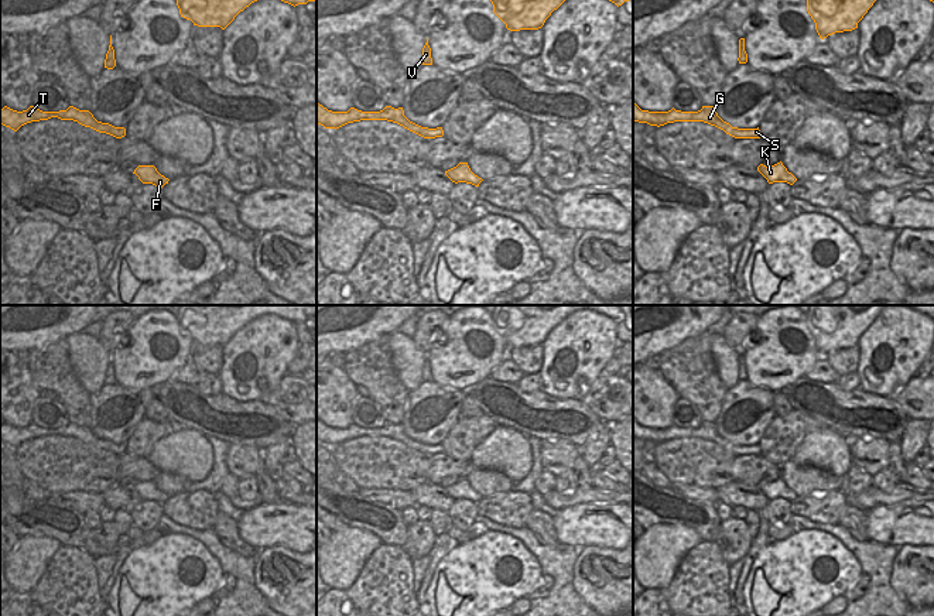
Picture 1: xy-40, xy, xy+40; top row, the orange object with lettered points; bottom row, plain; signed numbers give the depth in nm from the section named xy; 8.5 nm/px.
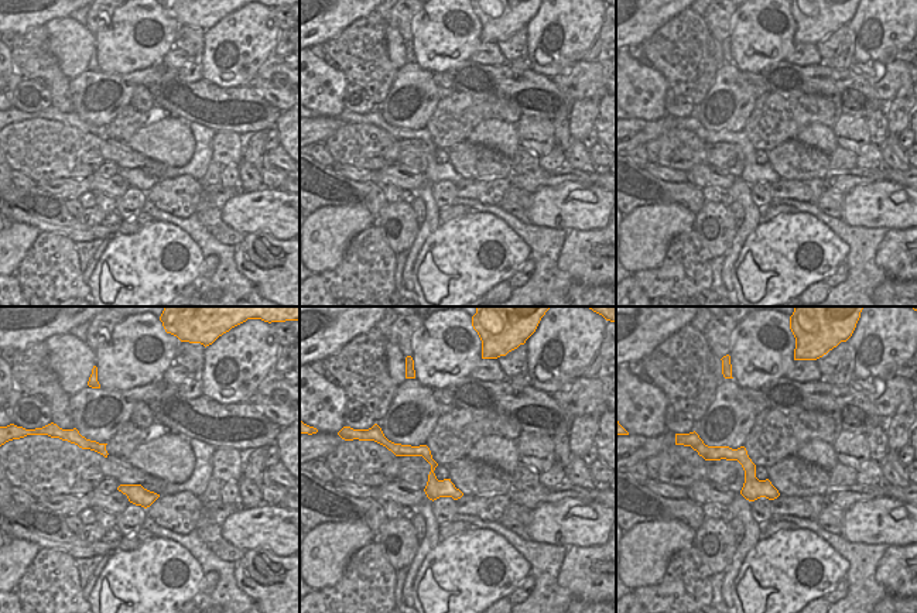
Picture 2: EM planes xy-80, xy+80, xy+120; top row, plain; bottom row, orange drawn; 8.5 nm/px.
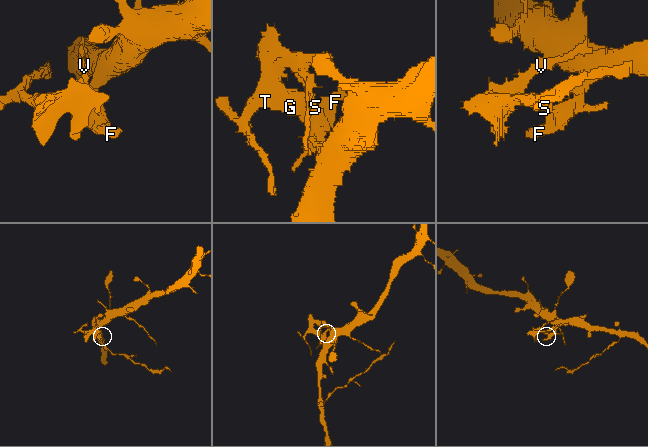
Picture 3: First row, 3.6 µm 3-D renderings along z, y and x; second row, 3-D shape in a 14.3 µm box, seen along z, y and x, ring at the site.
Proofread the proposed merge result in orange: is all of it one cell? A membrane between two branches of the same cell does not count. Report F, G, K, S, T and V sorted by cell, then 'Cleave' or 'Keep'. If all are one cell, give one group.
Groups: F G K S T V. Keep

